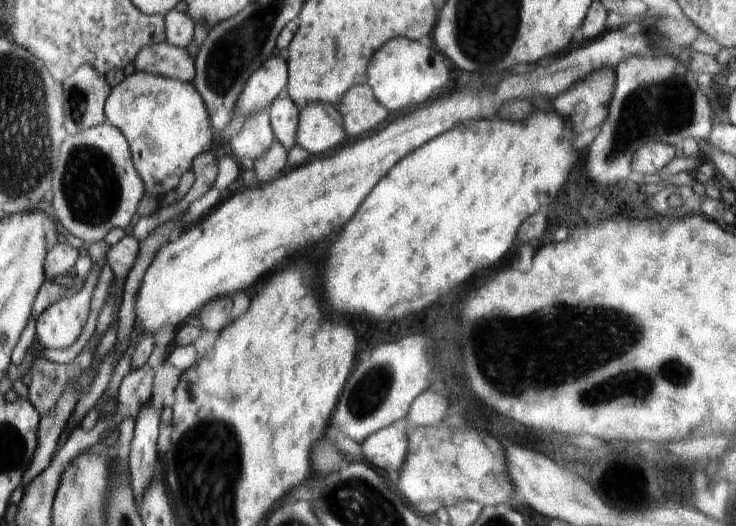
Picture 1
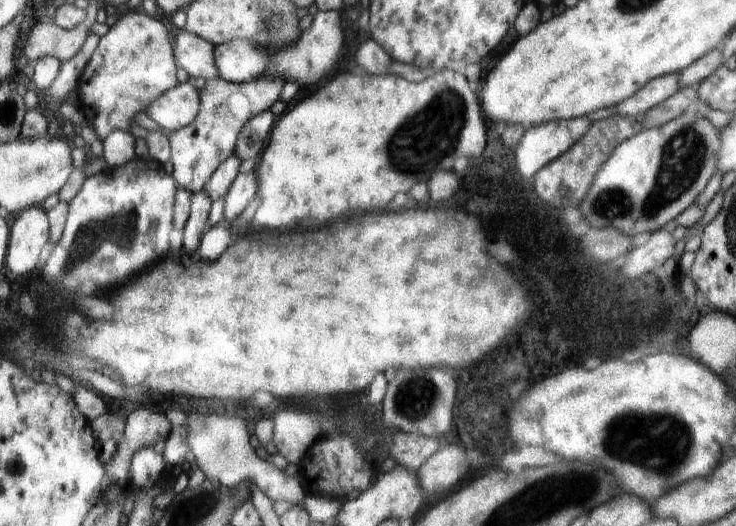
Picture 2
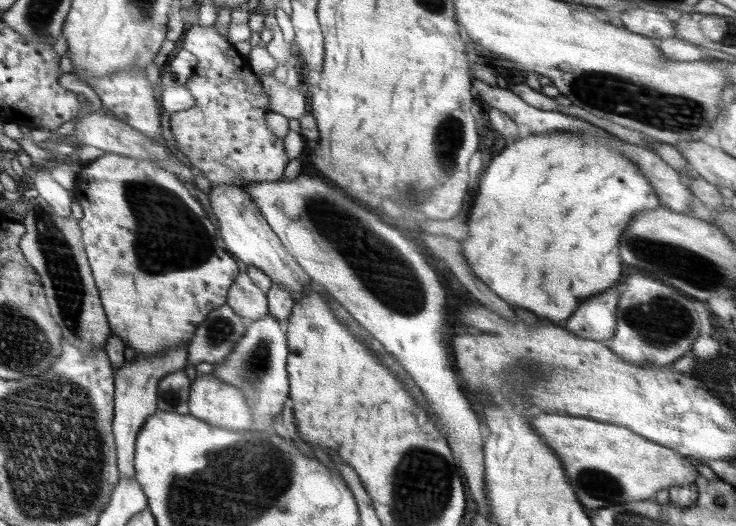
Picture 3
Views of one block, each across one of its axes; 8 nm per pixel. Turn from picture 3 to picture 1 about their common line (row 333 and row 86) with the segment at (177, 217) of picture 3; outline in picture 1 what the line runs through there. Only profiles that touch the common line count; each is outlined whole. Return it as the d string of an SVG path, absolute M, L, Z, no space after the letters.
M135 70L114 86L105 104L105 114L107 121L125 134L134 168L142 172L142 179L146 178L148 196L161 199L176 190L182 174L191 170L194 158L212 146L212 116L200 91L189 82Z

